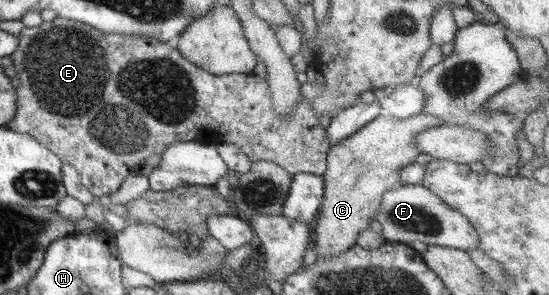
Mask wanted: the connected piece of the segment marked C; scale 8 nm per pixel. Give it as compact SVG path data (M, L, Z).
M421 113L408 119L379 116L349 138L331 145L327 153L326 171L321 176L323 200L317 226L313 230L319 258L338 256L356 244L357 235L375 220L383 194L401 187L401 168L415 163L419 155L417 134L425 132L425 128L441 125L445 125L445 121L431 113Z

